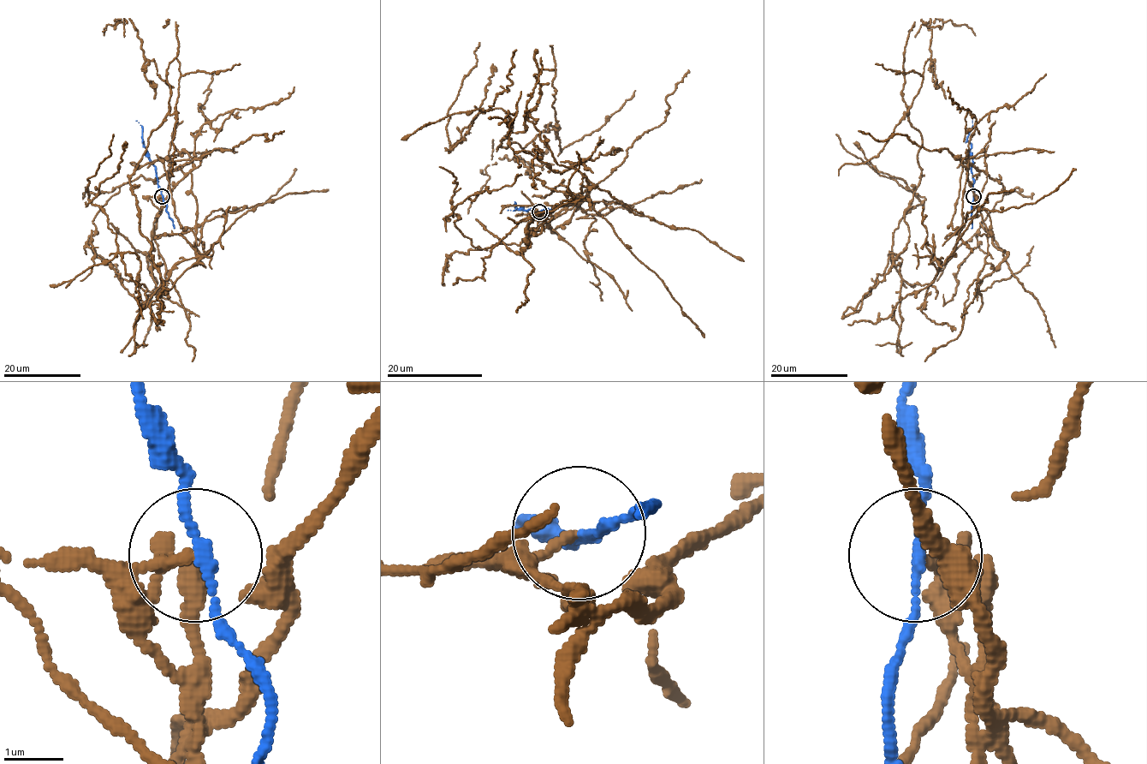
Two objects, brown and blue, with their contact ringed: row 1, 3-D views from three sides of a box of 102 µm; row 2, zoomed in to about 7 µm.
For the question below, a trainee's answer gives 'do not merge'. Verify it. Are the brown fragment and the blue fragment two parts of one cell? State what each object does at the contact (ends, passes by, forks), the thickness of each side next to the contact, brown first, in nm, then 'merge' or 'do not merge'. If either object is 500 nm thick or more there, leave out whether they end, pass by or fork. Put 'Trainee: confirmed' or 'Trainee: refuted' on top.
Trainee: confirmed
brown ends | blue passes by | 150/150 nm | do not merge

